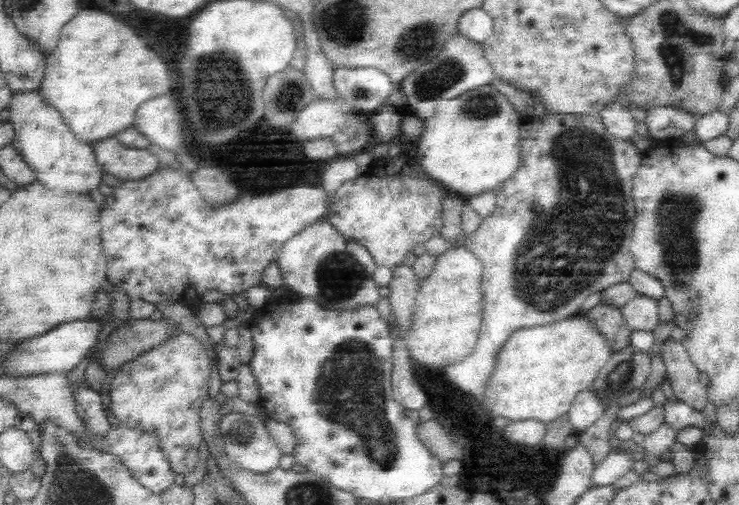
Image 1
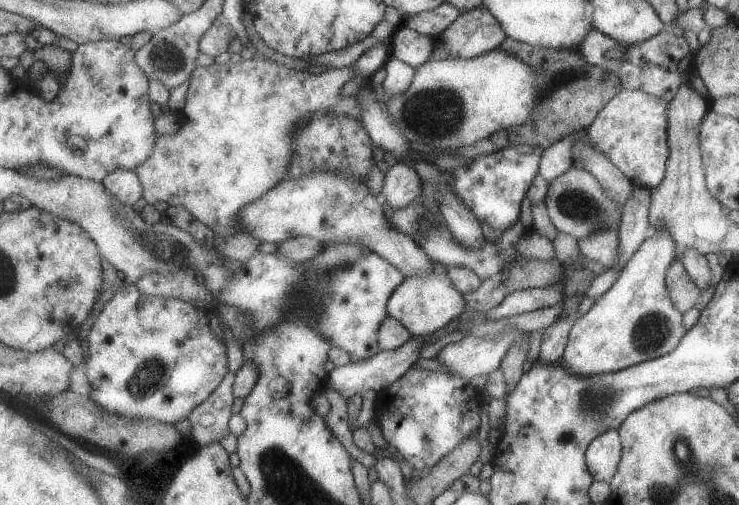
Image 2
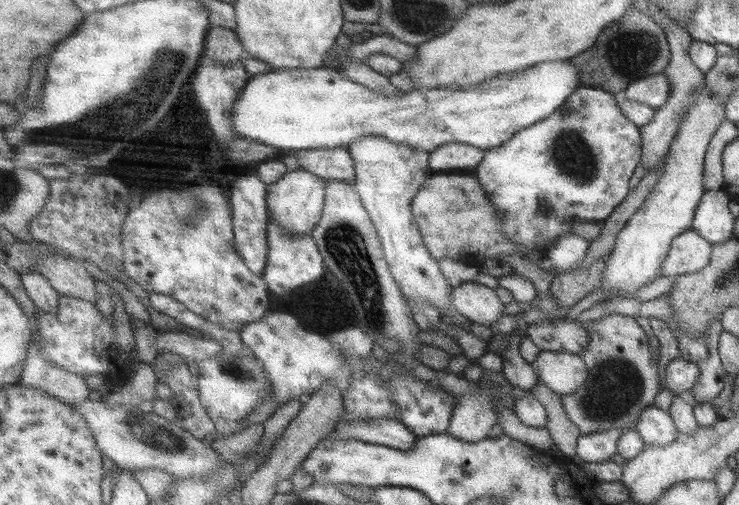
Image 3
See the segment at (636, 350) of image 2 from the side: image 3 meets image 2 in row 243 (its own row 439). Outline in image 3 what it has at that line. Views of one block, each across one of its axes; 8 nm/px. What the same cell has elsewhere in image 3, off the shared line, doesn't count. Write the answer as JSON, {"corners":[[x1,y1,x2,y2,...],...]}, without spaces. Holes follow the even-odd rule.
{"corners":[[656,405,648,406,643,410,634,429,640,433,644,446,663,447,674,441,679,433,671,415]]}

